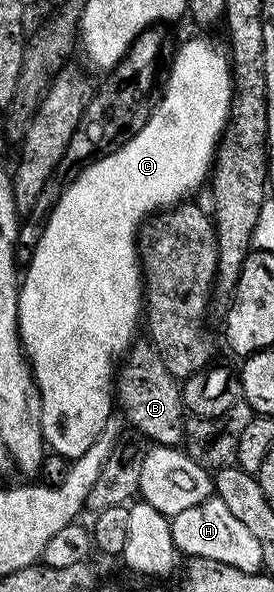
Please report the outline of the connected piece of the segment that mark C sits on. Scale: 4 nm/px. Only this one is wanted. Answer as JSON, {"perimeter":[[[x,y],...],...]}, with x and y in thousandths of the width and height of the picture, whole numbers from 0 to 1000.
{"perimeter":[[[708,63],[697,69],[679,69],[664,78],[650,83],[650,91],[635,96],[635,105],[620,110],[620,132],[609,137],[599,137],[599,149],[588,152],[584,162],[573,166],[562,184],[547,191],[547,199],[540,201],[540,208],[526,208],[526,215],[511,215],[511,221],[504,225],[485,225],[474,231],[464,231],[456,238],[445,240],[445,247],[431,252],[420,252],[416,257],[401,258],[391,265],[369,265],[361,272],[339,272],[332,279],[318,279],[310,285],[299,287],[296,292],[285,294],[285,299],[274,302],[266,309],[252,313],[245,319],[226,324],[223,336],[204,343],[204,350],[193,356],[182,358],[182,368],[168,372],[168,382],[161,383],[161,397],[146,404],[146,410],[139,414],[120,416],[117,426],[124,427],[109,434],[109,449],[99,454],[88,454],[88,466],[73,475],[73,486],[66,490],[66,564],[73,566],[73,573],[80,574],[80,593],[95,600],[99,610],[109,613],[109,628],[120,635],[128,650],[139,652],[139,664],[153,669],[153,743],[168,747],[172,753],[193,764],[212,765],[219,770],[237,772],[245,775],[266,775],[274,772],[288,772],[292,769],[307,769],[307,762],[321,762],[321,755],[336,755],[336,748],[347,742],[365,735],[365,728],[380,721],[380,715],[394,709],[398,704],[409,703],[409,691],[401,691],[401,677],[409,684],[409,652],[423,644],[423,618],[434,615],[438,605],[471,591],[474,584],[489,581],[496,571],[507,568],[504,563],[504,549],[511,556],[511,544],[526,535],[526,456],[511,446],[511,429],[504,424],[504,395],[536,372],[540,363],[573,361],[580,356],[602,356],[653,343],[675,341],[682,338],[679,333],[690,326],[708,326],[723,318],[734,316],[737,311],[755,311],[759,301],[774,292],[774,280],[781,275],[781,260],[792,258],[799,243],[810,236],[810,225],[825,220],[828,209],[839,201],[839,172],[854,166],[854,133],[847,128],[847,103],[832,95],[828,84],[821,81],[810,83],[792,76],[781,69],[763,69],[752,63]]]}

